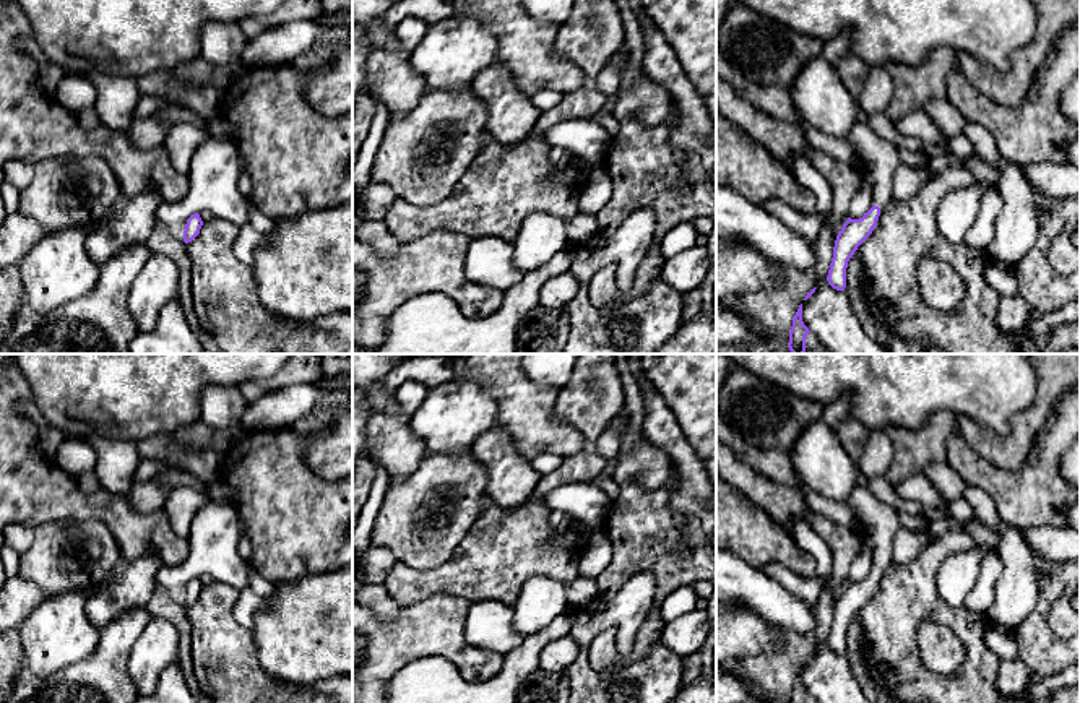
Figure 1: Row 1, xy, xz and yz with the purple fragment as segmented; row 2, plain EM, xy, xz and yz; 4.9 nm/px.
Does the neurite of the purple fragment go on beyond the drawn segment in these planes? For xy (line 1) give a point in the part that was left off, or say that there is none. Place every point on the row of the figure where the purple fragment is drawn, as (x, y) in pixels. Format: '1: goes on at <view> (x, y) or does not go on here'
1: does not go on here

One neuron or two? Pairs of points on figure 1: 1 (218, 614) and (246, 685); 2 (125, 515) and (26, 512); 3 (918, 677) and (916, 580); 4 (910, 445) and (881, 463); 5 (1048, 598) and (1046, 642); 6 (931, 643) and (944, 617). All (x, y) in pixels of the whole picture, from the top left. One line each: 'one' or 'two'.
1: one
2: one
3: one
4: two
5: one
6: two

